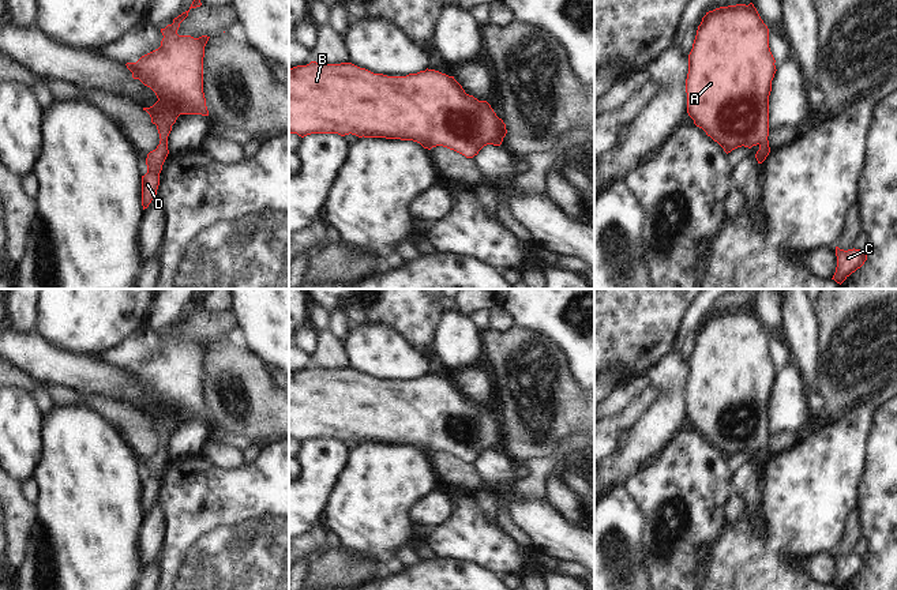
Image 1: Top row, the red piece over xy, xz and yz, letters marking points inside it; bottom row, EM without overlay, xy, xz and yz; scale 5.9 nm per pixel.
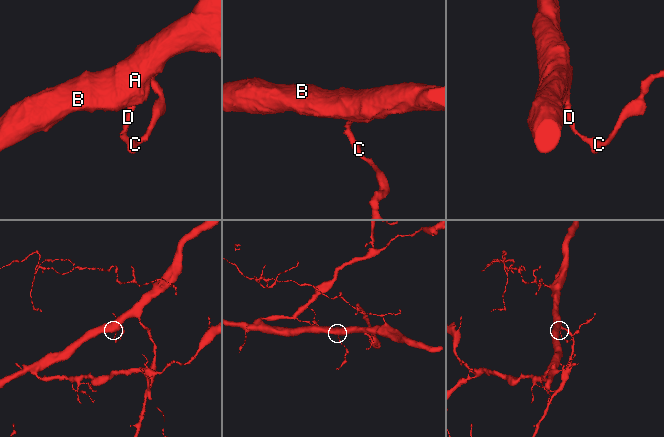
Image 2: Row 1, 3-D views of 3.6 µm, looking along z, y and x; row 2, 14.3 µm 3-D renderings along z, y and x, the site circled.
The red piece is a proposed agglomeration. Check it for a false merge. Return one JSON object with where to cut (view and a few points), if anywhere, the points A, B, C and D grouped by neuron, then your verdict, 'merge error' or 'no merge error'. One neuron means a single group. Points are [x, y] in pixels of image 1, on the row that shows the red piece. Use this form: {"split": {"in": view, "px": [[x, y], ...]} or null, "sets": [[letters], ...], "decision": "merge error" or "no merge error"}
{"split": null, "sets": [["A", "B", "C", "D"]], "decision": "no merge error"}

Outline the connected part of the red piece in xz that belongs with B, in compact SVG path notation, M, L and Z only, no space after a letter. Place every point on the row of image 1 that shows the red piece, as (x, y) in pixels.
M311 61L307 65L289 68L289 134L297 134L301 138L311 134L338 134L341 136L352 134L359 138L413 140L428 150L443 146L466 158L473 158L487 144L500 146L507 129L487 101L478 101L466 94L454 76L439 71L427 68L406 76L387 76L352 63Z

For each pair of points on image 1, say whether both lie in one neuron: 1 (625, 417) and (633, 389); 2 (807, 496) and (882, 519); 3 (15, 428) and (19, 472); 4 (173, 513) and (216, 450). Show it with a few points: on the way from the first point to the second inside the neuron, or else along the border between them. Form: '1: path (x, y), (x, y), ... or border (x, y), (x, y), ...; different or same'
1: border (652, 384), (619, 414), (608, 417); different
2: border (863, 476), (859, 484), (859, 504), (856, 507); different
3: path (18, 439), (19, 461); same
4: border (199, 454), (221, 469), (236, 469), (240, 466); different

